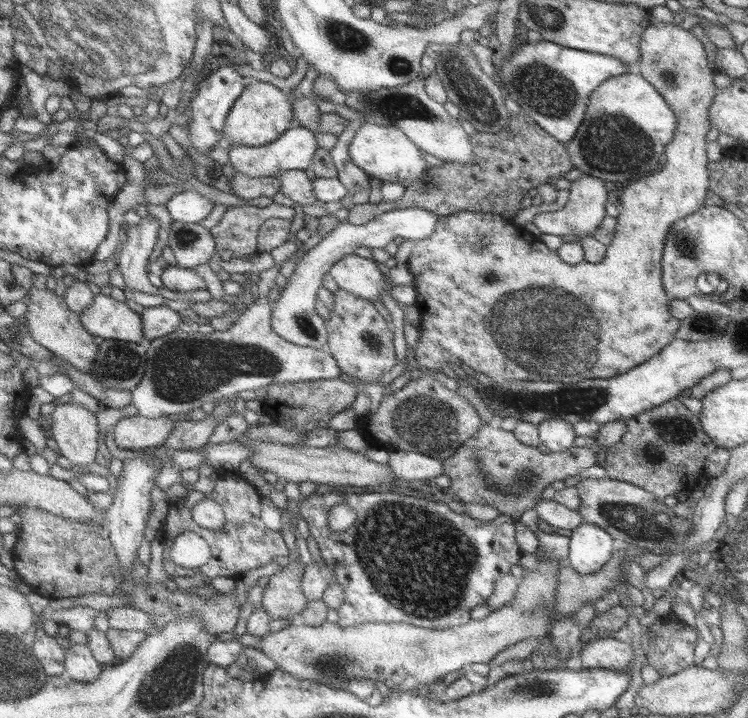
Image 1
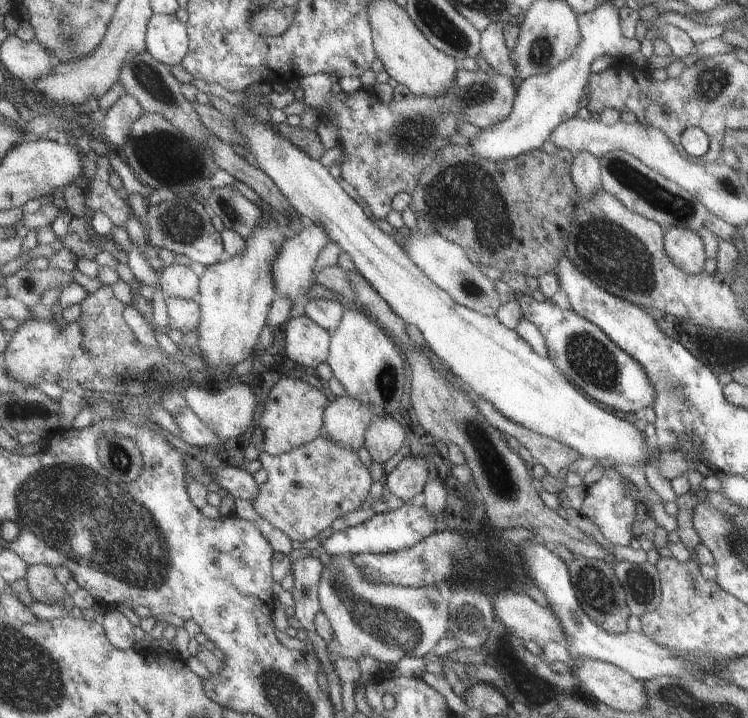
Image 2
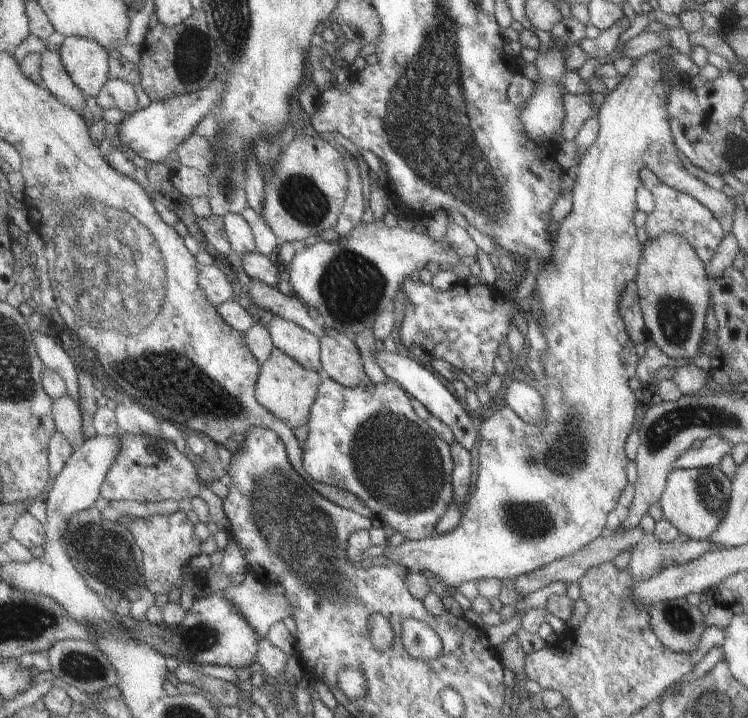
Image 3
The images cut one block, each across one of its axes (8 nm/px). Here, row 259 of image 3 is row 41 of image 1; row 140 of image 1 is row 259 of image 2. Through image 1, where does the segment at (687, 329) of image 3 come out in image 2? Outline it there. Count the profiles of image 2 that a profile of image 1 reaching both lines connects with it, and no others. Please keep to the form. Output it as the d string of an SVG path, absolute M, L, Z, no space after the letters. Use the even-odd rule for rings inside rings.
M669 227L661 237L665 254L685 274L700 273L705 262L704 246L700 236L683 227Z

